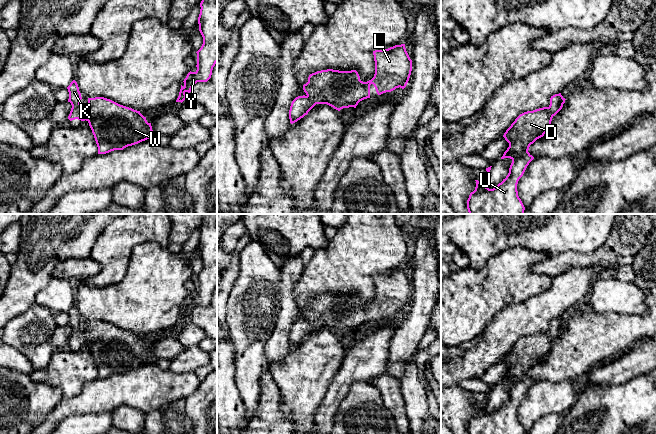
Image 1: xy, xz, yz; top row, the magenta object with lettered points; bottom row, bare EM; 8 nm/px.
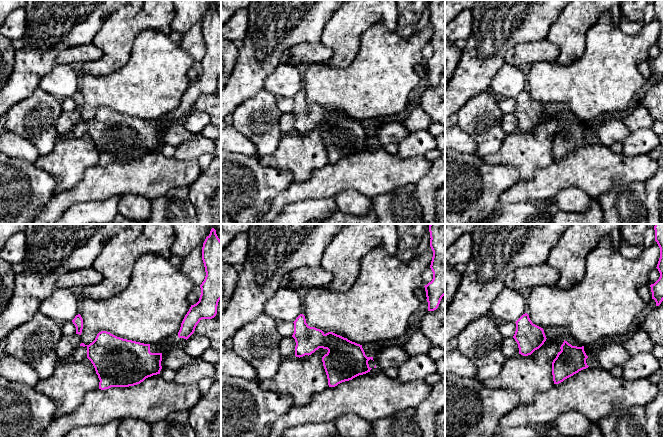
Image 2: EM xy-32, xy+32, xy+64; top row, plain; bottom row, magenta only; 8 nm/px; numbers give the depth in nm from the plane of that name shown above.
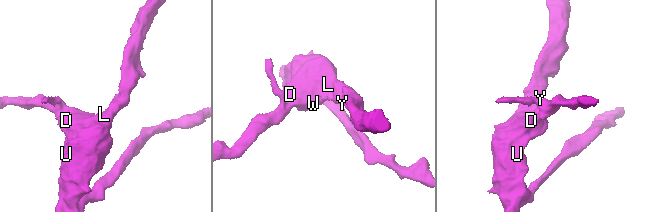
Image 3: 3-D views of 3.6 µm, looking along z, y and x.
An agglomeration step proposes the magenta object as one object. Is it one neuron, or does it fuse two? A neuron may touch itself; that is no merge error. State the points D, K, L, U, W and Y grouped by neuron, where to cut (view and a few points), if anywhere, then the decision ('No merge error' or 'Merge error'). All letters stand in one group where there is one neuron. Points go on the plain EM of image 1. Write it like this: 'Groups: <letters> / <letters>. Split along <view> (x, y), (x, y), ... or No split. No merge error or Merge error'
Groups: D K L U W Y. No split. No merge error

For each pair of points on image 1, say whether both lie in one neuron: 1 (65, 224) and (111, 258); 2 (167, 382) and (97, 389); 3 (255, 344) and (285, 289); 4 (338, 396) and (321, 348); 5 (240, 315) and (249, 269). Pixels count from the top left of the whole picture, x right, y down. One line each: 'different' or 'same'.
1: different
2: same
3: different
4: different
5: same

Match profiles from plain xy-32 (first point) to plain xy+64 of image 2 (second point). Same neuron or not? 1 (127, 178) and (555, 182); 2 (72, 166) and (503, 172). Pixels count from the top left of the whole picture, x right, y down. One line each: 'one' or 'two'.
1: one
2: two

